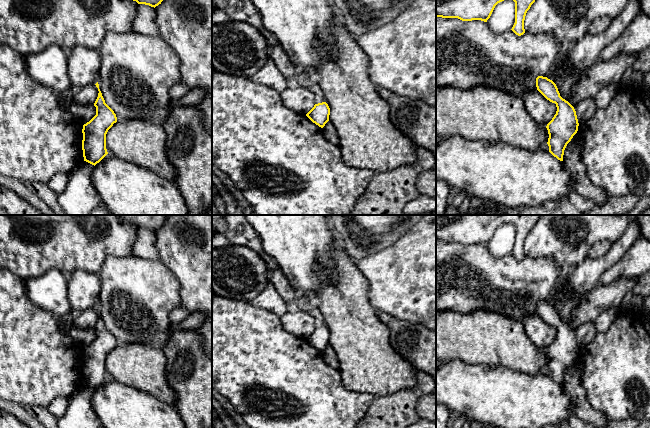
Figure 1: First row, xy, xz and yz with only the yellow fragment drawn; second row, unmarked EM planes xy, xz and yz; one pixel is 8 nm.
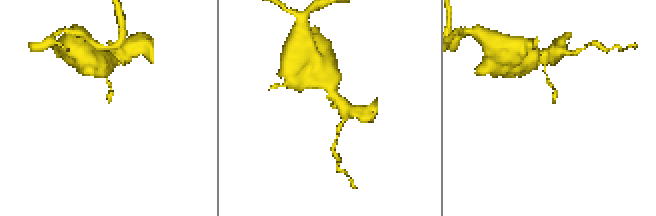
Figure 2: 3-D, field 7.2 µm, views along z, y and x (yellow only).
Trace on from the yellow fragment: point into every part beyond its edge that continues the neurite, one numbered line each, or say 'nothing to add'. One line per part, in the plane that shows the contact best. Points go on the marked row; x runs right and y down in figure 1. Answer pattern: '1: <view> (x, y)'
nothing to add

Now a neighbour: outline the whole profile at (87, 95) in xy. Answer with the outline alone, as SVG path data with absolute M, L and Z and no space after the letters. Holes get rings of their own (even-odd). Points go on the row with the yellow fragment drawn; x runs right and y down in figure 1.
M95 84L74 90L74 103L78 105L94 105L98 97L98 88Z

